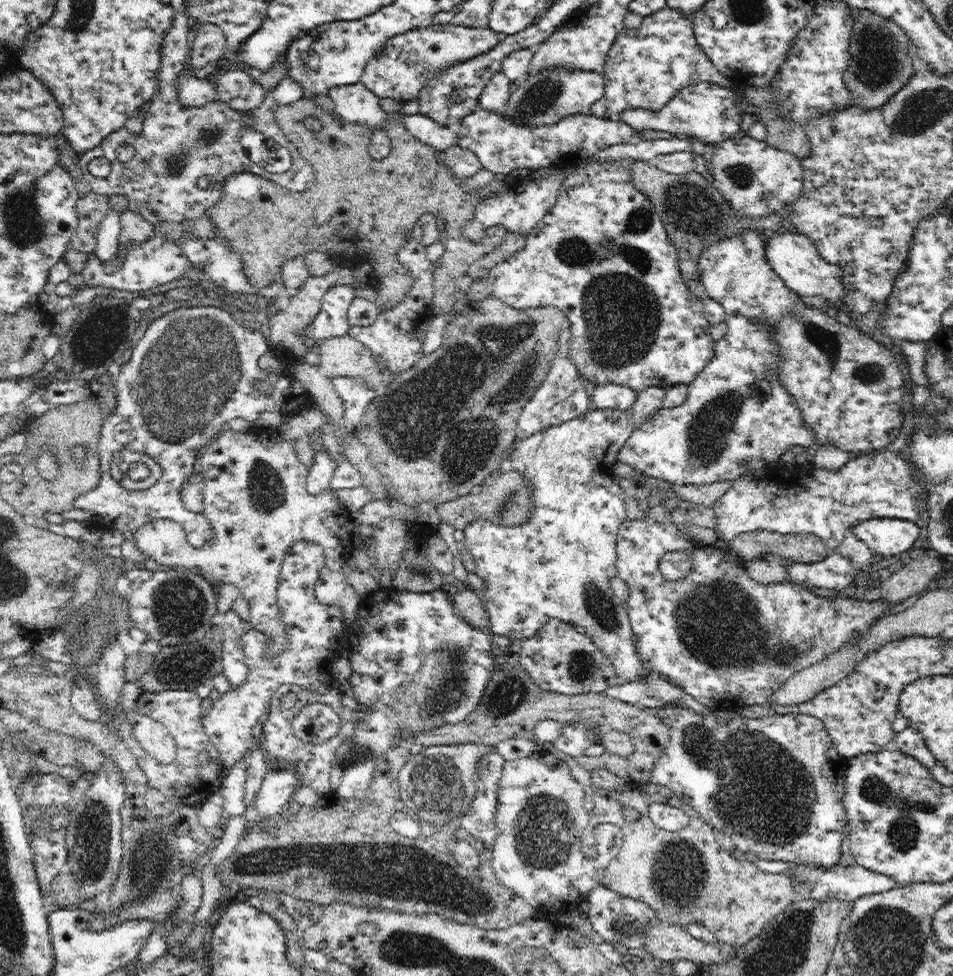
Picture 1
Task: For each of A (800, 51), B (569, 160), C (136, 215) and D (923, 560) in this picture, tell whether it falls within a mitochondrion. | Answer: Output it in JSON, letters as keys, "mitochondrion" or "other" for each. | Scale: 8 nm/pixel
{"A":"other","B":"other","C":"other","D":"other"}

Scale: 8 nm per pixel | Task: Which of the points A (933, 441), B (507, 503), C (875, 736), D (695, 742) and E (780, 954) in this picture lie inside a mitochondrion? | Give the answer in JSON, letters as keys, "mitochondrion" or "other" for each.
{"A":"other","B":"mitochondrion","C":"other","D":"mitochondrion","E":"mitochondrion"}

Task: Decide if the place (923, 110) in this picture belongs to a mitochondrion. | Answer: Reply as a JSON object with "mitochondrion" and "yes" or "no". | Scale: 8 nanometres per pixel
{"mitochondrion":"yes"}

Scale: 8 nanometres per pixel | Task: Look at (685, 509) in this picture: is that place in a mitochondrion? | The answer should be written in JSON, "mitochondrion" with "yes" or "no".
{"mitochondrion":"no"}

